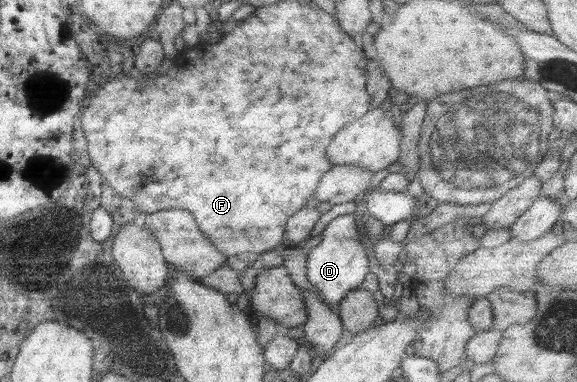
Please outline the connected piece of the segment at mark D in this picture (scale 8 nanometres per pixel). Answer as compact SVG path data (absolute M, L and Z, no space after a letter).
M354 214L333 218L321 232L321 242L307 250L306 279L320 295L320 300L333 309L350 291L359 288L368 273L367 258L359 241Z

